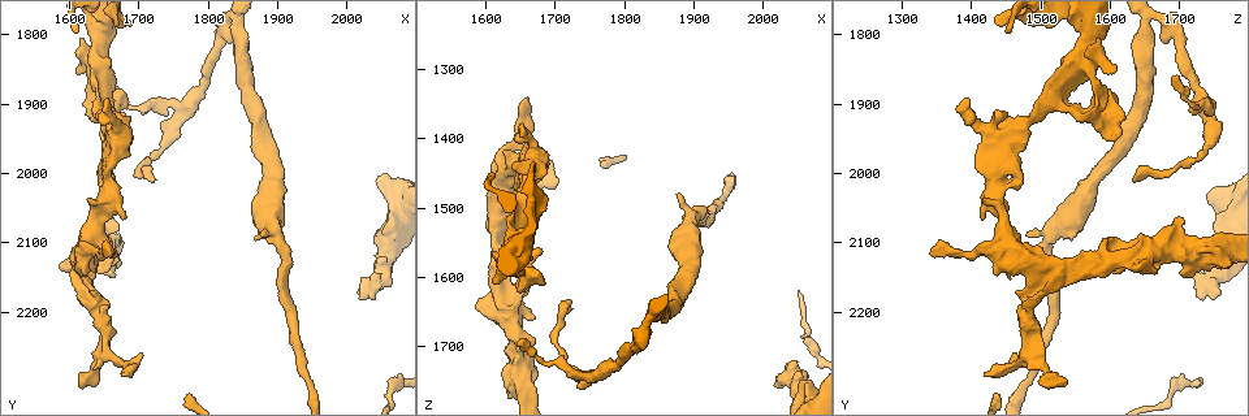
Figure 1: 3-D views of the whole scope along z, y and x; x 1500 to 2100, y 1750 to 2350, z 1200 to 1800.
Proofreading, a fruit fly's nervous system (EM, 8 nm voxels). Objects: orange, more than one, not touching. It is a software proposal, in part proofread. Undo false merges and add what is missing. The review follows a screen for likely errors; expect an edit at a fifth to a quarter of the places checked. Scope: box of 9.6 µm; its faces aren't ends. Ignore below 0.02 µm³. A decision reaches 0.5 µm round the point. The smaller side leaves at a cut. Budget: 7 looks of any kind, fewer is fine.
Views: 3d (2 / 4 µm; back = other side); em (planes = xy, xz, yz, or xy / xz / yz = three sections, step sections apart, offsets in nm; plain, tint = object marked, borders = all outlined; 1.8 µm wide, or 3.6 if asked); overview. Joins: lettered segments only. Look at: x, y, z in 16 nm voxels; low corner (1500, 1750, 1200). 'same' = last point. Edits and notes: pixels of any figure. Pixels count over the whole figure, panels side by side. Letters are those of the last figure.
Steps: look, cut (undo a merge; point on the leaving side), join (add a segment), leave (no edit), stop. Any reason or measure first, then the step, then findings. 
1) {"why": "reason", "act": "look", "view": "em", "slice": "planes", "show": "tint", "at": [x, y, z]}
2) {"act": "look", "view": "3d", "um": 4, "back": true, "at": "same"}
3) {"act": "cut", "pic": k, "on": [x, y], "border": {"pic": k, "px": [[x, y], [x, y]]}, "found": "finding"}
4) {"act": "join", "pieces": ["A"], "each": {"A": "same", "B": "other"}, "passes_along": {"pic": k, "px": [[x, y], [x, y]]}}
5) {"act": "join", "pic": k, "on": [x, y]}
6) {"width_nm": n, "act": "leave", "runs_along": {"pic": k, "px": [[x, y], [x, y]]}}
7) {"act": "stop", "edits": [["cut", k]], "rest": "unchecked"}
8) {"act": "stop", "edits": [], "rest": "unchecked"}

{"why": "stops while still wide", "act": "look", "view": "em", "slice": "xy", "step": 16, "show": "tint", "at": [2030, 2180, 1725]}

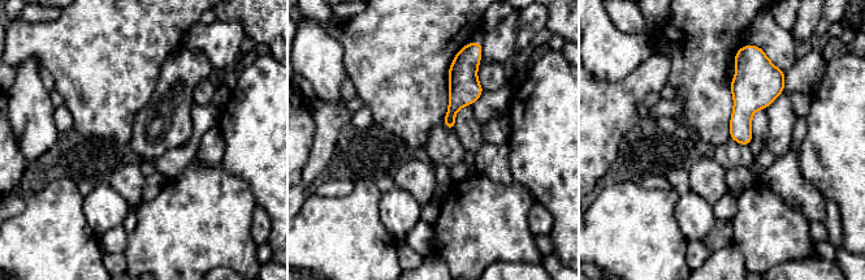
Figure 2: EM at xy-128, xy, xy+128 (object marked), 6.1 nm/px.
{"why": "cut it another way", "act": "look", "view": "em", "slice": "yz", "step": 8, "show": "borders", "at": "same"}

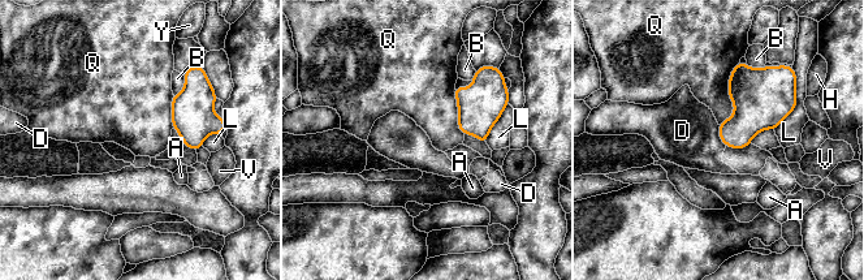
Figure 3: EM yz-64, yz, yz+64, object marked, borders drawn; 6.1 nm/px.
{"longest_contact_nm": ["Q", 420], "act": "leave", "each": {"A": "other", "B": "other", "D": "other", "H": "other", "L": "other", "Q": "other", "V": "other", "Y": "other"}, "found": "none of them fits"}

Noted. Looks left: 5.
{"act": "look", "view": "3d", "um": 2, "at": [1620, 2300, 1535]}

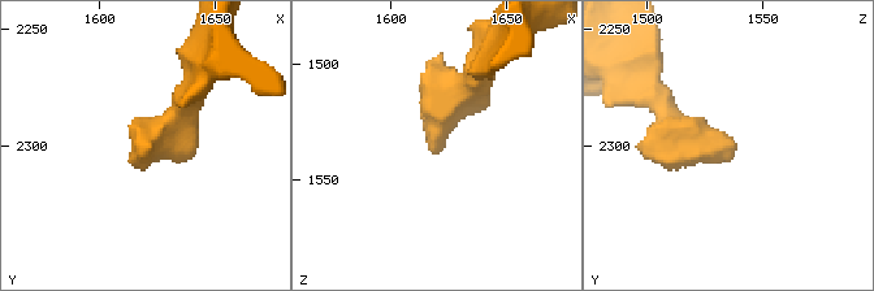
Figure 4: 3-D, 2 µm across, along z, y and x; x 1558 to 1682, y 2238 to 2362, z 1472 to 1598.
{"why": "need the tissue", "act": "look", "view": "em", "slice": "planes", "show": "borders", "at": [1618, 2300, 1539]}

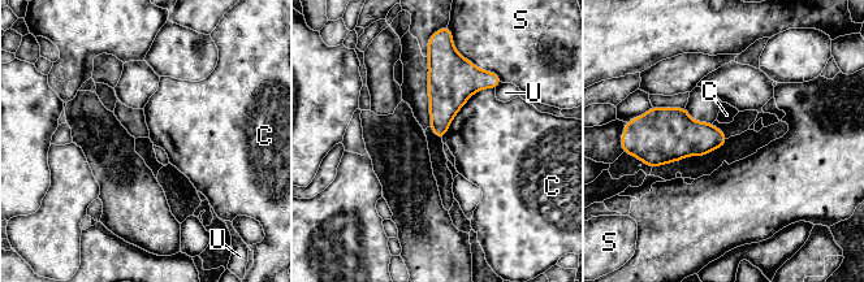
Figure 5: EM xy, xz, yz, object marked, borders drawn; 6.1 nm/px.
{"act": "leave", "each": {"C": "other", "S": "other", "U": "other"}, "border": {"pic": 5, "px": [[495, 87], [478, 90], [441, 138]]}, "found": "none of them fits"}

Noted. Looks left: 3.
{"why": "looks like a crossing", "act": "look", "view": "3d", "um": 2, "at": [1655, 1940, 1475]}

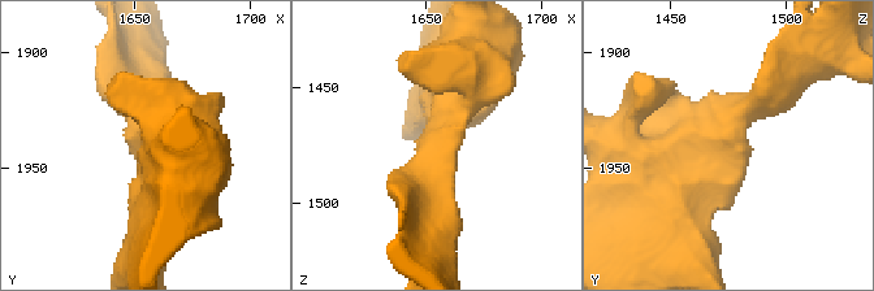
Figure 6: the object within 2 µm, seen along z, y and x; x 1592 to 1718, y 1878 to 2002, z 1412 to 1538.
{"act": "look", "view": "em", "slice": "planes", "show": "plain", "at": [1655, 1937, 1472]}

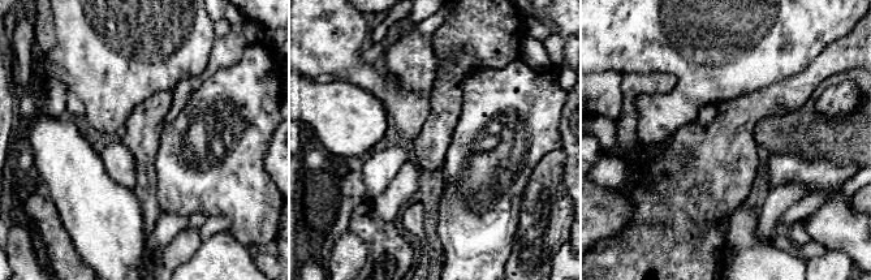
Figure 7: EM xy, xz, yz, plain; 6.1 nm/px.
{"why": "see the neighbours", "act": "look", "view": "em", "slice": "planes", "show": "borders", "at": "same"}

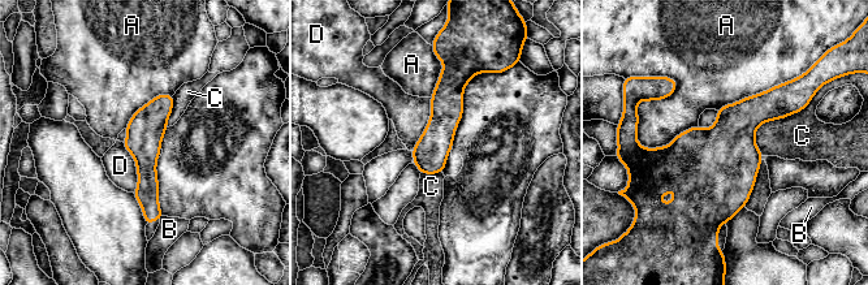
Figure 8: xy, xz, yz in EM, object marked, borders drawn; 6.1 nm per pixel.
{"longest_contact_nm": ["A", 500], "act": "leave", "each": {"A": "other", "B": "other", "C": "other", "D": "other"}, "found": "all the same neuron"}

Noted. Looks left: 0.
{"act": "stop", "edits": [], "rest": "unchecked"}

